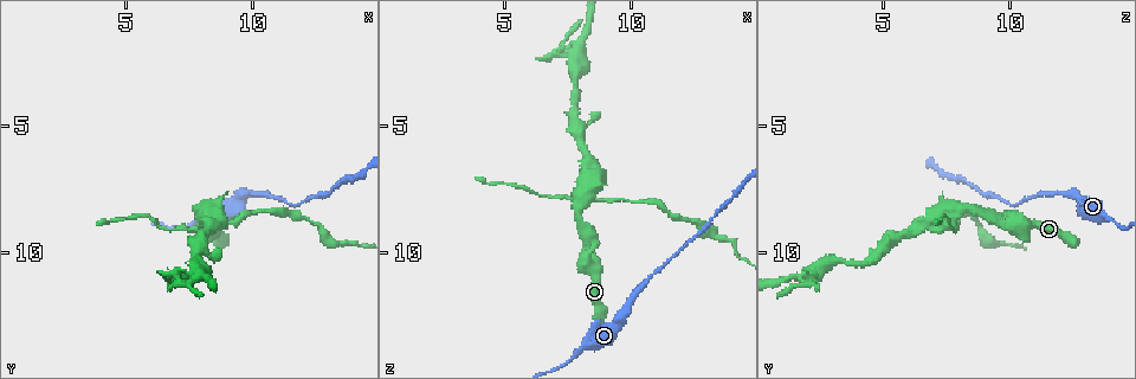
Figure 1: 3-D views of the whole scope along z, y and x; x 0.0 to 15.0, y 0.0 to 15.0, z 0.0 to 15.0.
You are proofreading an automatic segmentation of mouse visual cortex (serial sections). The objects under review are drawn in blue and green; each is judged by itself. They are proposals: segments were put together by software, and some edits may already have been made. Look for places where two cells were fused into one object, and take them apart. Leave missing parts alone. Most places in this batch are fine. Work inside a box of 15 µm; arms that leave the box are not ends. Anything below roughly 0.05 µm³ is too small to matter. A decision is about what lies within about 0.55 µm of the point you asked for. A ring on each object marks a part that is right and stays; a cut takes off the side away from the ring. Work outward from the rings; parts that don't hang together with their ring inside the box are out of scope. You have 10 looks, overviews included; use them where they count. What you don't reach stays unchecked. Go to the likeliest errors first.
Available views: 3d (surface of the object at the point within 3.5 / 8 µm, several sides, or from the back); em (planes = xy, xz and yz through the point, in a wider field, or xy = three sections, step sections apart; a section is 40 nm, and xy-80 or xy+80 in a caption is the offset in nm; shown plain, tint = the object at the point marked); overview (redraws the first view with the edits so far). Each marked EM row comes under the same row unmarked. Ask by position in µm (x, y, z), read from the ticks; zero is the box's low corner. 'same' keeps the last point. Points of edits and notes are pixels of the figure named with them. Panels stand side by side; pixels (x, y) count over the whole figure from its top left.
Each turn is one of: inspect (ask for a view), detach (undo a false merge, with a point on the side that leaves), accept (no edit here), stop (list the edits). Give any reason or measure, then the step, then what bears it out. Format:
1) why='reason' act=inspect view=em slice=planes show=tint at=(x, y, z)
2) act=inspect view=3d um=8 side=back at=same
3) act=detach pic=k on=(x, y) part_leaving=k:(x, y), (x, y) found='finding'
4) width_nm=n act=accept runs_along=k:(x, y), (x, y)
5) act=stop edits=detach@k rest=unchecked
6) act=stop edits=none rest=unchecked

why='sharp bend' act=inspect view=3d um=3.5 side=back at=(7.6, 9.1, 7.9)

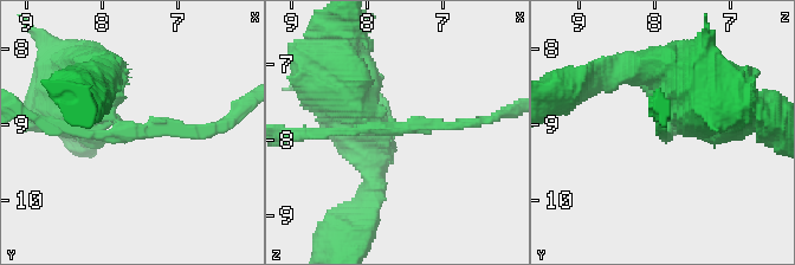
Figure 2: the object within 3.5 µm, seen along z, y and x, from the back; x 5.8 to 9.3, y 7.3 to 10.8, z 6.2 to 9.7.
arms=3 arm_widths_nm=150,150,450 why='need the tissue' act=inspect view=em slice=xy step=3 show=tint at=(7.60, 9.05, 7.85)

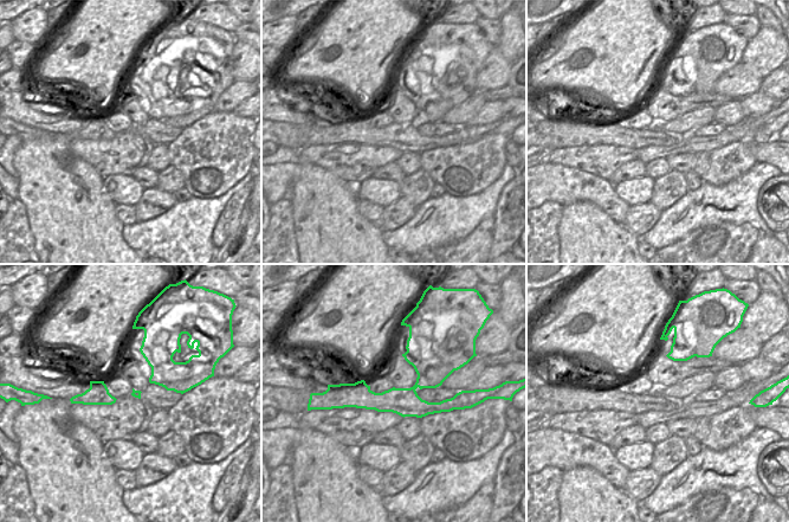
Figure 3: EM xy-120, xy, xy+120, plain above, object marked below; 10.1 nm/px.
act=inspect view=em slice=planes show=tint at=same

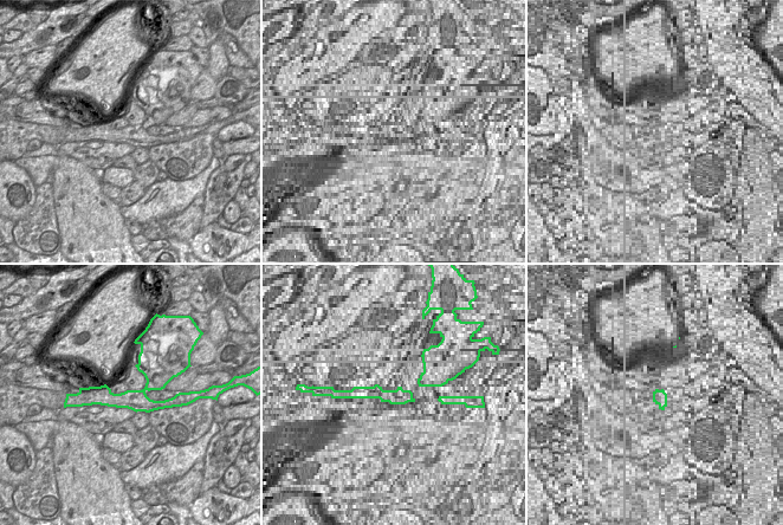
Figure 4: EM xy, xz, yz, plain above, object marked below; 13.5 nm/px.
width_nm=280 act=detach pic=2 on=(420, 121) part_leaving=2:(386, 129), (298, 135) found='a second cell is stuck on'

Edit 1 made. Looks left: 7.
why='redraw' act=inspect view=overview

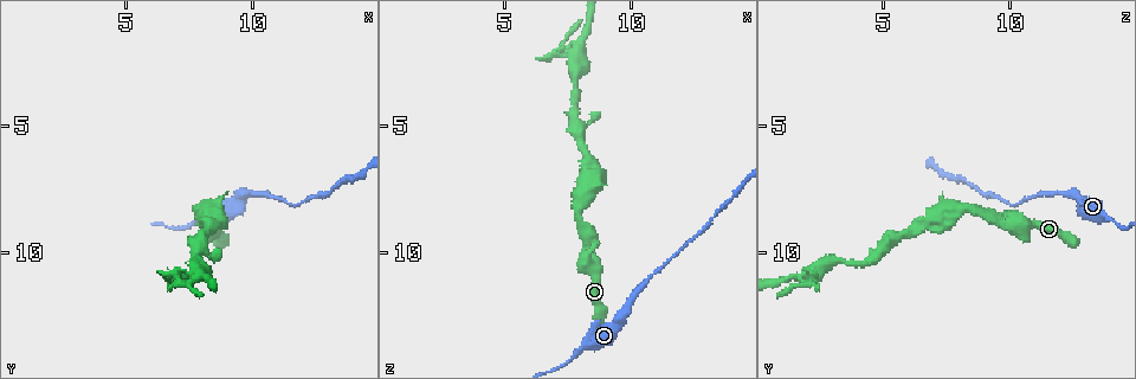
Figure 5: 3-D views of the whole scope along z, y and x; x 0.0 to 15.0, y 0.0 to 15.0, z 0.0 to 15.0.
why='abrupt turn' act=inspect view=3d um=8 at=(8.1, 8.7, 13.8)

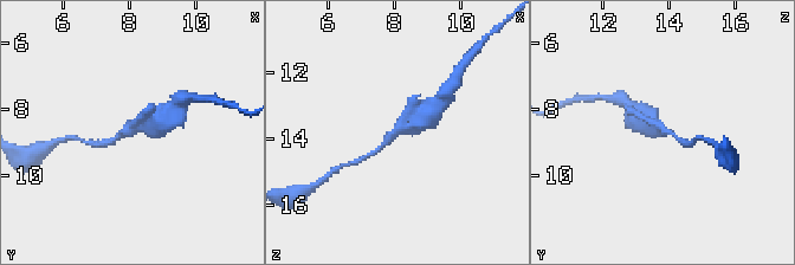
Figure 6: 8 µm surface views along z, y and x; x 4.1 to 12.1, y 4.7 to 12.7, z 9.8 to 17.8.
why='now the EM' act=inspect view=em slice=xy step=5 show=tint at=(8.0, 8.6, 13.8)

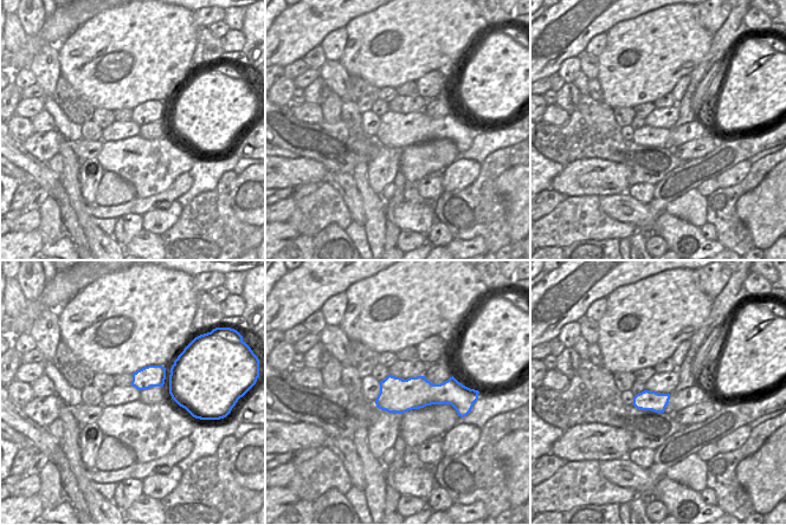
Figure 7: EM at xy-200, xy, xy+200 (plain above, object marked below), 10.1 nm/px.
act=accept runs_along=6:(425, 116), (372, 154) found='one cell here'

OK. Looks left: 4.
why='sudden change in width' act=inspect view=3d um=3.5 at=(9.6, 7.7, 12.6)

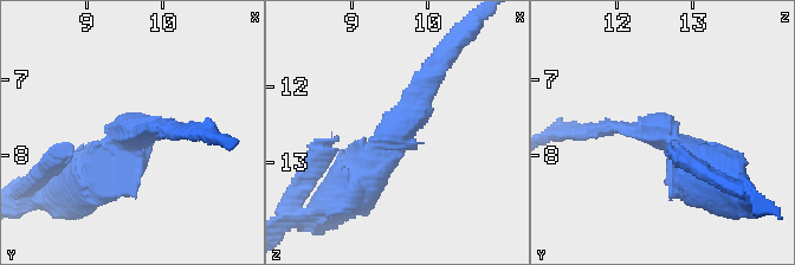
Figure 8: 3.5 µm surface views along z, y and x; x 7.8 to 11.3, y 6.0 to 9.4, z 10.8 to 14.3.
arm_widths_nm=200,500 why='need the tissue' act=inspect view=em slice=planes show=tint at=(9.60, 7.65, 12.60)

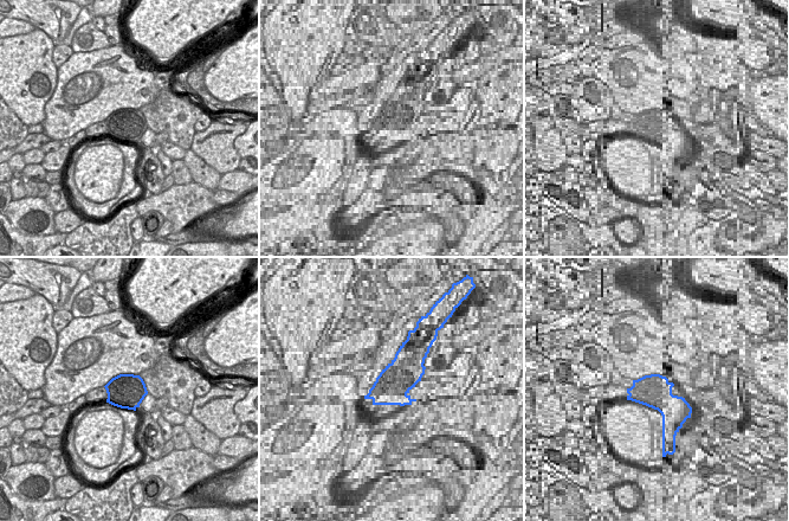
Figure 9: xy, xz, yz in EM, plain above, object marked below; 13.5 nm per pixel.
act=inspect view=em slice=xy step=5 show=tint at=same

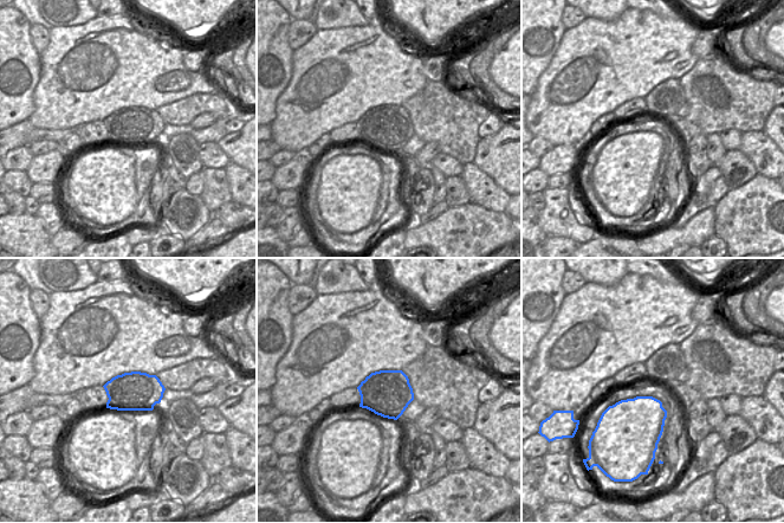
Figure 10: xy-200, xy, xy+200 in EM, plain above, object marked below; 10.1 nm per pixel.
act=accept runs_along=8:(351, 182), (420, 112), (432, 66) found='one cell here'

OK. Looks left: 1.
act=stop edits=detach@2 rest=unchecked

